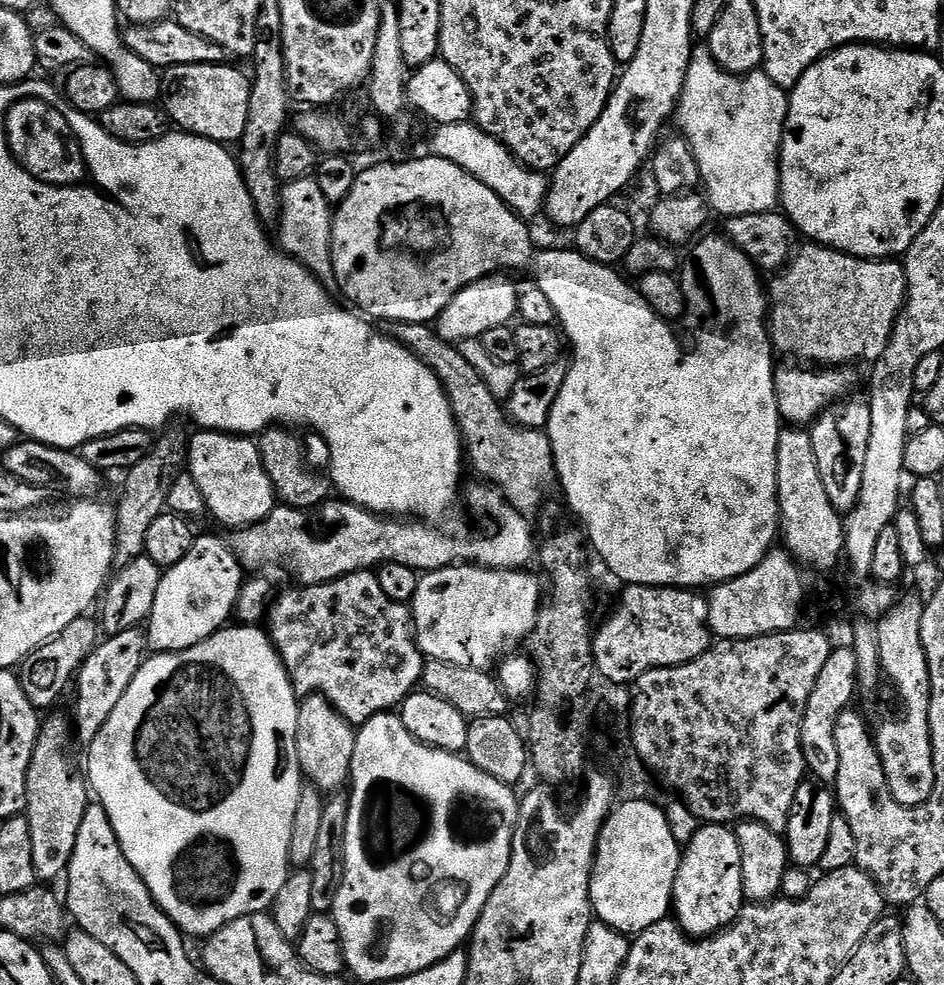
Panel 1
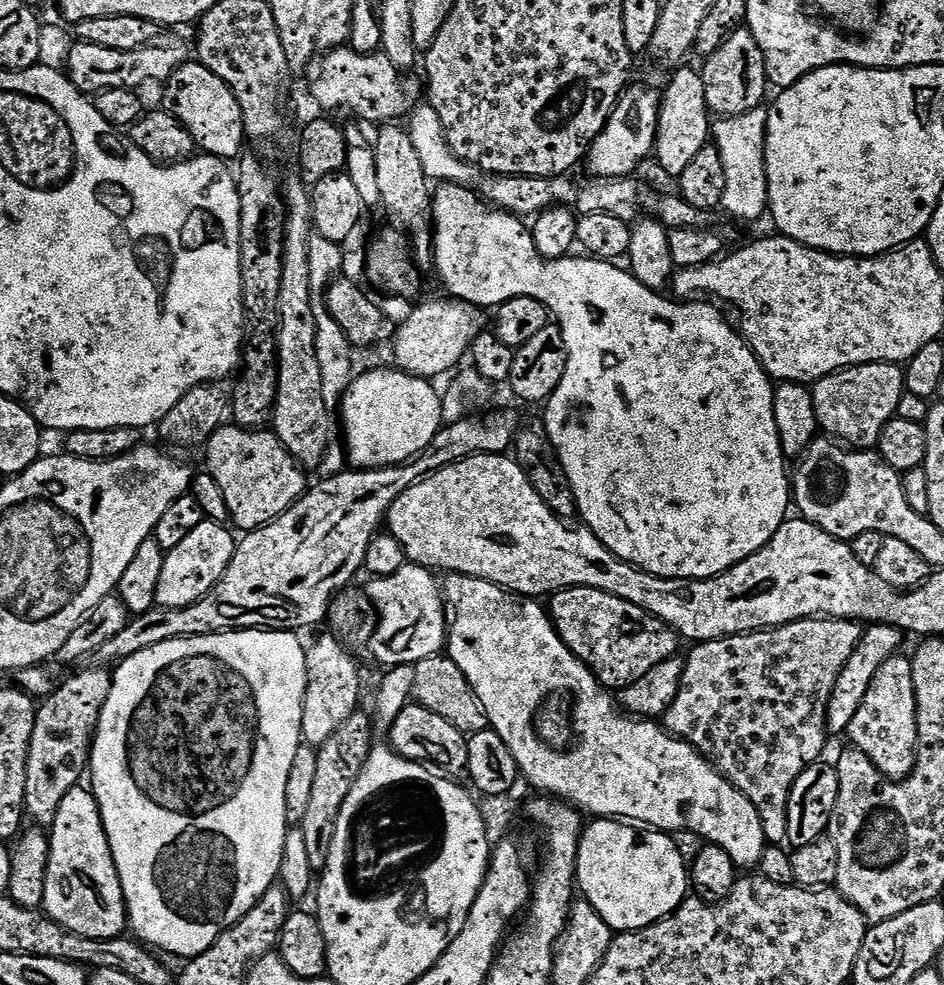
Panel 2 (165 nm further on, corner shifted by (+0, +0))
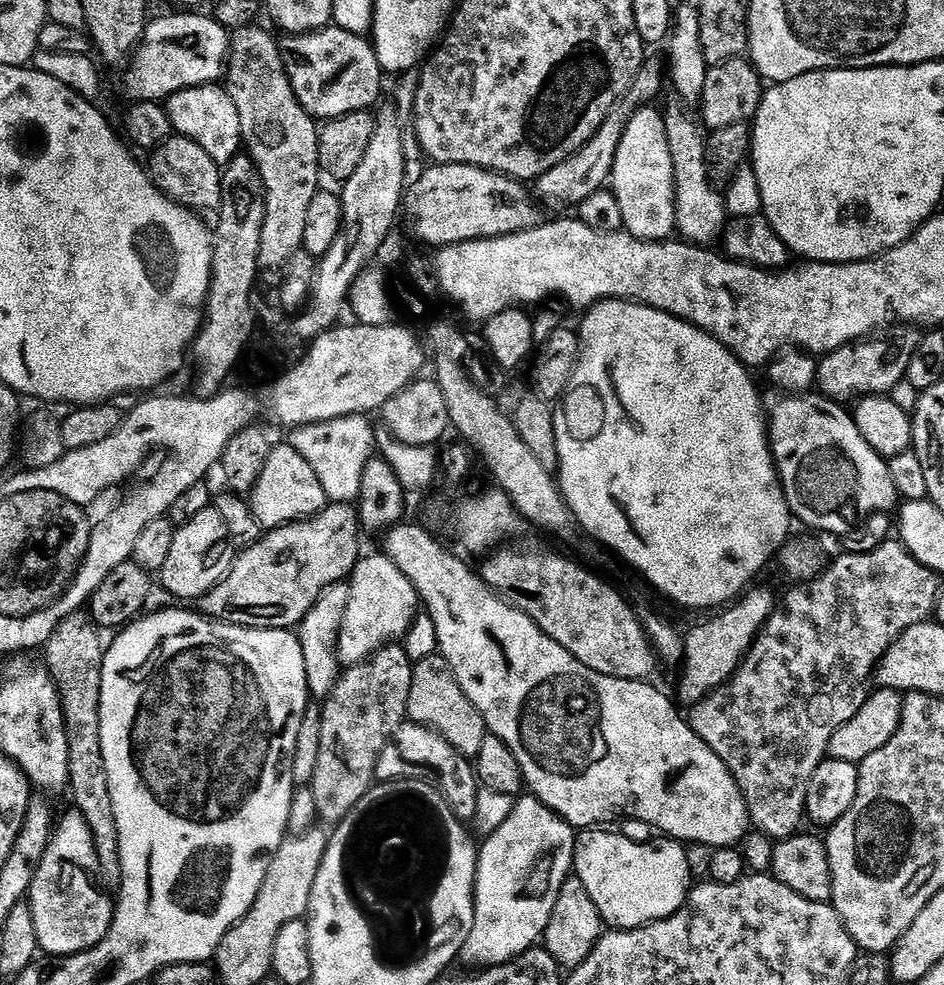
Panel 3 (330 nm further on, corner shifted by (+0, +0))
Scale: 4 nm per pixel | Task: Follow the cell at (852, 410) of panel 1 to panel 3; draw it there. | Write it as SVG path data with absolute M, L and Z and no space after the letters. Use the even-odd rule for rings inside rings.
M857 342L847 348L839 348L827 353L816 365L816 383L819 395L837 402L859 401L868 396L891 393L898 382L905 380L911 351L895 352L884 344Z

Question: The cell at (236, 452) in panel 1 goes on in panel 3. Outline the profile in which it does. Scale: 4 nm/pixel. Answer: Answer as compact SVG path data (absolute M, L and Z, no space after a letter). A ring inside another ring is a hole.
M285 442L276 447L274 454L270 454L266 467L251 490L250 503L261 529L271 530L316 516L328 507L330 501L310 462Z

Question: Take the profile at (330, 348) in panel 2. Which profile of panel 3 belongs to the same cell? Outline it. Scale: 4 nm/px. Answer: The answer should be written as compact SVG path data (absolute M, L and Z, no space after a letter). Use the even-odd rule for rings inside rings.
M367 415L339 416L324 423L307 424L293 429L286 442L306 458L318 474L323 490L331 503L353 503L360 494L362 474L375 457L376 431Z

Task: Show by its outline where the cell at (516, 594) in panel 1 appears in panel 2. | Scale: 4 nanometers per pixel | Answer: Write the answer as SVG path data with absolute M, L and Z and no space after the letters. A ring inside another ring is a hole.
M411 562L398 574L369 579L366 587L368 603L374 609L374 627L370 632L370 649L378 663L388 668L400 664L416 665L422 658L441 655L448 639L448 617L441 581L435 580L433 569Z

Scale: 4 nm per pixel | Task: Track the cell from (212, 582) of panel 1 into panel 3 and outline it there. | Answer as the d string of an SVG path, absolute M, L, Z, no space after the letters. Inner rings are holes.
M216 507L202 510L190 522L179 525L174 543L166 558L166 566L158 573L158 584L180 600L199 601L218 581L232 569L234 549L226 534L226 522Z

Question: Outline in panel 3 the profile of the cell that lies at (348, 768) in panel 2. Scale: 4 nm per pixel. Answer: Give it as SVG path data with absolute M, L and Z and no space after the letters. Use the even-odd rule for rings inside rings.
M403 647L384 648L363 664L345 667L336 689L323 701L322 743L318 746L318 767L310 785L320 824L342 823L346 814L374 787L378 758L408 714L412 665Z

